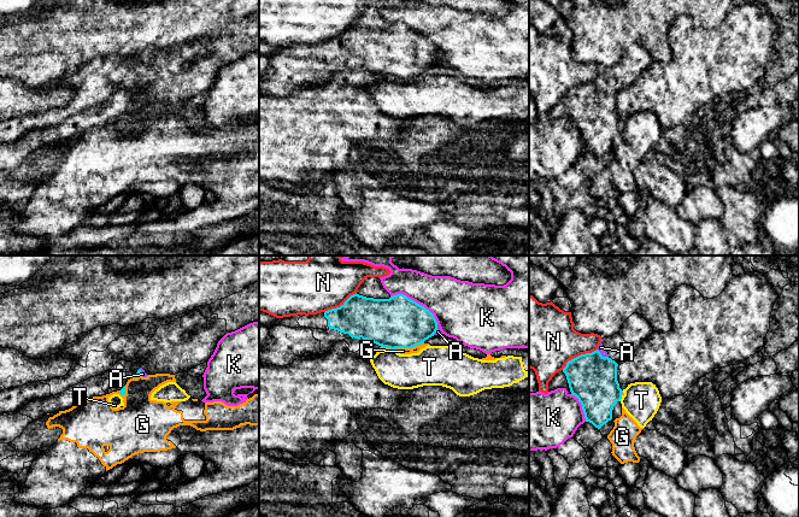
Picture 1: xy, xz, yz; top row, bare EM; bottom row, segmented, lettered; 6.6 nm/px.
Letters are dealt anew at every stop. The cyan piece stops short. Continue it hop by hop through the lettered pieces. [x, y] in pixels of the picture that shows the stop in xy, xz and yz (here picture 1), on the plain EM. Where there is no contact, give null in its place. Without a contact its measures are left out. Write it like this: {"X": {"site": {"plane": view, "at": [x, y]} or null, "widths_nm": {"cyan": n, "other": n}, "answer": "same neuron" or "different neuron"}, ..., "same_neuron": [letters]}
{"A": {"site": {"plane": "yz", "at": [601, 86]}, "widths_nm": {"cyan": 320, "other": 50}, "answer": "same neuron"}, "G": {"site": {"plane": "xz", "at": [409, 77]}, "widths_nm": {"cyan": 340, "other": 50}, "answer": "different neuron"}, "K": {"site": {"plane": "xz", "at": [416, 33]}, "widths_nm": {"cyan": 340, "other": 320}, "answer": "different neuron"}, "N": {"site": {"plane": "xz", "at": [341, 35]}, "widths_nm": {"cyan": 280, "other": 300}, "answer": "different neuron"}, "T": {"site": {"plane": "yz", "at": [621, 128]}, "widths_nm": {"cyan": 320, "other": 260}, "answer": "different neuron"}, "same_neuron": ["A"]}

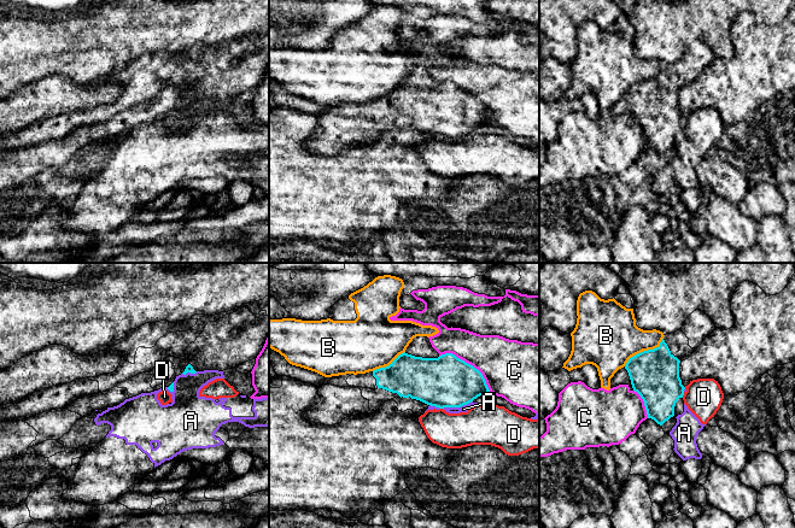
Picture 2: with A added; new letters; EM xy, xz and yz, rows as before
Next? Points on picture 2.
{"A": {"site": {"plane": "xz", "at": [457, 136]}, "widths_nm": {"cyan": 340, "other": 50}, "answer": "different neuron"}, "B": {"site": {"plane": "yz", "at": [644, 81]}, "widths_nm": {"cyan": 320, "other": 380}, "answer": "different neuron"}, "C": {"site": {"plane": "xz", "at": [469, 94]}, "widths_nm": {"cyan": 340, "other": 360}, "answer": "different neuron"}, "D": {"site": {"plane": "yz", "at": [683, 124]}, "widths_nm": {"cyan": 320, "other": 260}, "answer": "different neuron"}, "same_neuron": []}

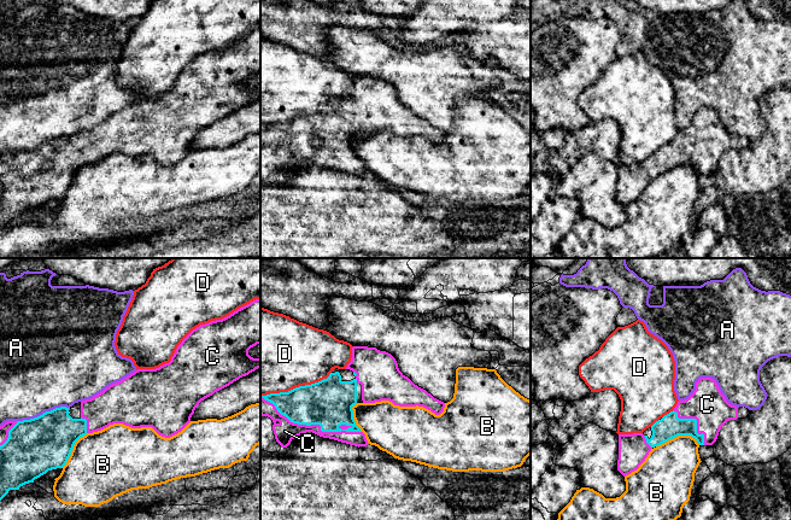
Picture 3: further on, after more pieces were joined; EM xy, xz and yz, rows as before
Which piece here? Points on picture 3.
{"A": {"site": {"plane": "xy", "at": [44, 142]}, "widths_nm": {"cyan": 380, "other": 480}, "answer": "different neuron"}, "B": {"site": {"plane": "yz", "at": [678, 164]}, "widths_nm": {"cyan": 160, "other": 340}, "answer": "different neuron"}, "C": {"site": {"plane": "xz", "at": [312, 153]}, "widths_nm": {"cyan": 320, "other": 140}, "answer": "same neuron"}, "D": {"site": {"plane": "xz", "at": [296, 117]}, "widths_nm": {"cyan": 320, "other": 500}, "answer": "different neuron"}, "same_neuron": ["C"]}

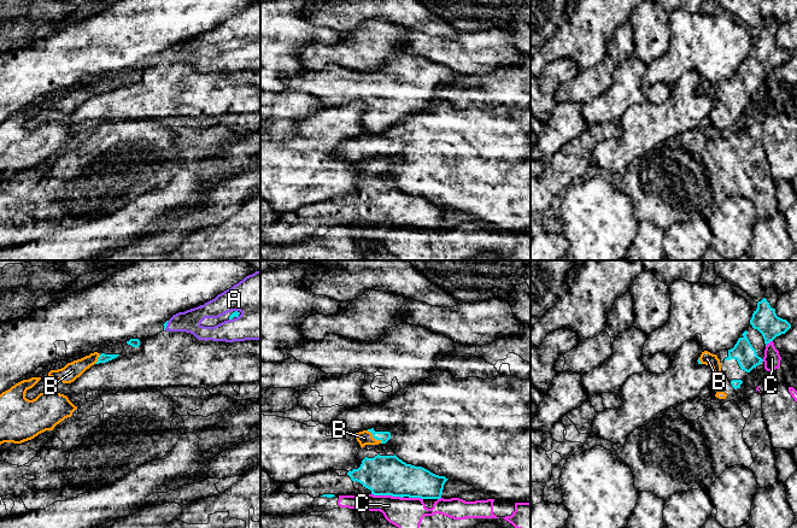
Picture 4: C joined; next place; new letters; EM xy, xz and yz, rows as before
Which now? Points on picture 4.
{"A": {"site": {"plane": "xy", "at": [166, 54]}, "widths_nm": {"cyan": 20, "other": 150}, "answer": "different neuron"}, "B": {"site": {"plane": "xz", "at": [374, 168]}, "widths_nm": {"cyan": 70, "other": 100}, "answer": "same neuron"}, "C": {"site": {"plane": "xz", "at": [387, 224]}, "widths_nm": {"cyan": 280, "other": 220}, "answer": "different neuron"}, "same_neuron": ["B"]}

